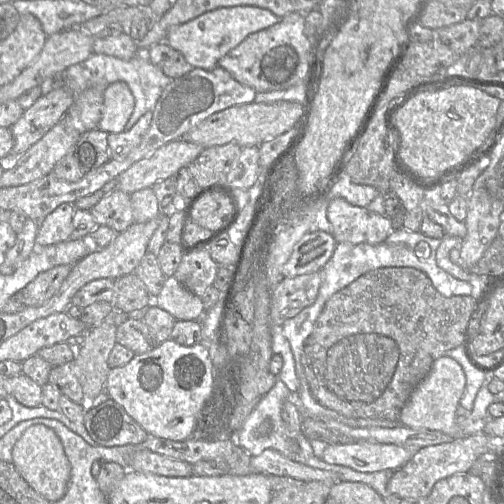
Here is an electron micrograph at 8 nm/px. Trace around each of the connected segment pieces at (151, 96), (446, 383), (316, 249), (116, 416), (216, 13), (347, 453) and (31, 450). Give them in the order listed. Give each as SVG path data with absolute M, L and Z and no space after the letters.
M142 51L138 52L130 60L123 60L102 53L93 53L85 61L67 68L57 78L57 84L65 85L74 94L75 99L76 95L95 84L112 84L117 81L125 82L135 99L134 111L124 128L124 131L127 131L144 113L153 110L158 98L171 80L171 78L163 73L161 68L149 61L146 57L146 51Z
M449 356L434 361L427 376L415 387L401 409L399 420L411 429L428 429L443 432L453 439L463 438L456 421L456 410L466 386L465 373L458 362Z
M310 231L304 234L282 267L283 277L293 278L321 271L332 257L336 245L330 233Z
M111 398L89 407L84 416L89 436L105 447L141 444L149 434Z
M256 6L222 7L201 14L172 28L165 42L180 52L194 68L211 70L218 66L219 60L230 50L239 45L250 34L267 29L281 18L267 9Z
M355 441L351 444L329 444L321 459L329 464L350 467L361 473L398 470L415 452L395 444Z
M44 425L29 427L12 450L13 465L22 478L50 503L63 498L67 491L71 466L57 434Z

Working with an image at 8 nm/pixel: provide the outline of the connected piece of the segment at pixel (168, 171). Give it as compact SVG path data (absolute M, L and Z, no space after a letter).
M185 138L173 140L152 152L149 156L135 162L118 177L118 188L132 194L152 186L162 180L173 177L181 168L187 167L202 151L202 147Z

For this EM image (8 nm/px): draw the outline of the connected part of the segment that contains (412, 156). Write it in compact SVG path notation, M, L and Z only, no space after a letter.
M466 85L449 86L437 91L424 91L412 97L393 116L392 127L397 131L399 155L407 168L426 183L434 183L460 168L484 150L499 123L503 101L485 90Z

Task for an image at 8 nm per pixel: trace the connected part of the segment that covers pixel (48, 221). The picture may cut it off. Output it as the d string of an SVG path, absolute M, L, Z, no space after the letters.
M63 203L37 222L36 245L51 245L70 239L75 209L71 203Z

